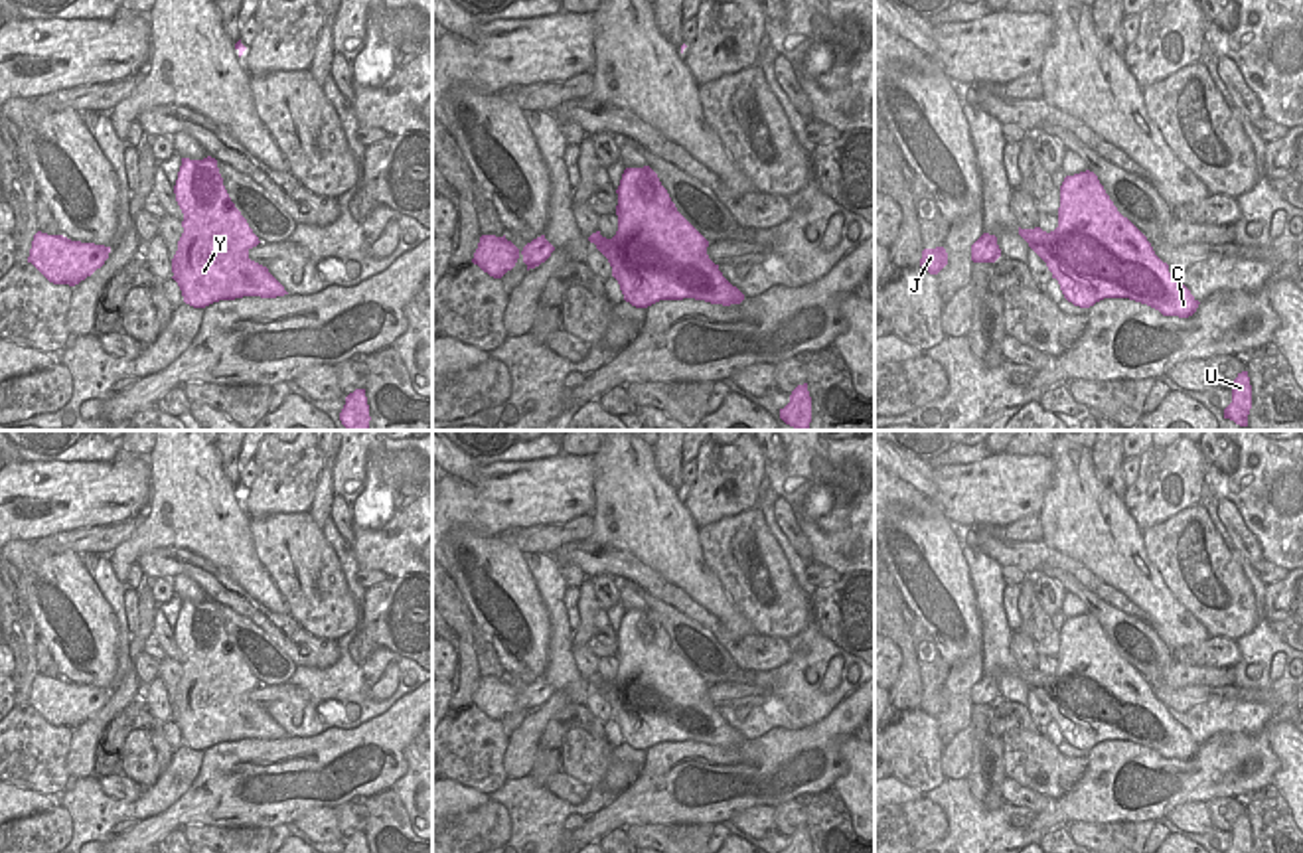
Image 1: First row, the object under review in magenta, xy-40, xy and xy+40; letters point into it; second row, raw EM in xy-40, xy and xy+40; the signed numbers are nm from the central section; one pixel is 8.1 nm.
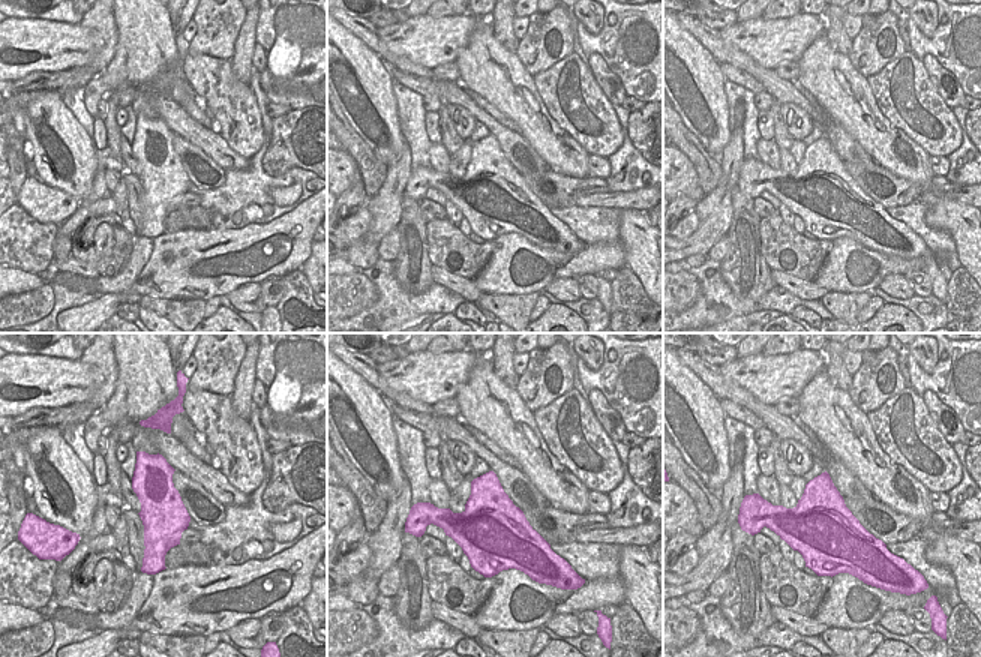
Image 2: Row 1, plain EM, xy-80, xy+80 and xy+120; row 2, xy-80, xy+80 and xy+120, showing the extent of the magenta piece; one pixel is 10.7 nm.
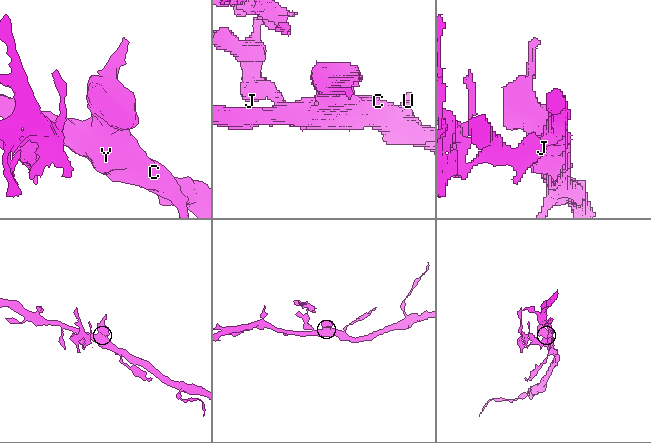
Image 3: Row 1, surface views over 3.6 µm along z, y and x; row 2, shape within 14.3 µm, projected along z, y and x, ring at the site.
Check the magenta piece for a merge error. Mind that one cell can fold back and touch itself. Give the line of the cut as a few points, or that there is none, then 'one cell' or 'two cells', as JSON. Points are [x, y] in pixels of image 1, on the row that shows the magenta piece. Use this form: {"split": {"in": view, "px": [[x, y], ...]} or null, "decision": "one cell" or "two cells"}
{"split": null, "decision": "one cell"}

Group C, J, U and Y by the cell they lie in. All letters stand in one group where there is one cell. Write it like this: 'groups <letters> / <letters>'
groups C J U Y

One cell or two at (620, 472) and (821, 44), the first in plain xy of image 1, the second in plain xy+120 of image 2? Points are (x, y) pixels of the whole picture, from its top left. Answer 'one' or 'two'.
one

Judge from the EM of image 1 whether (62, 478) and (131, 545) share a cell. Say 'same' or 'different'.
different

